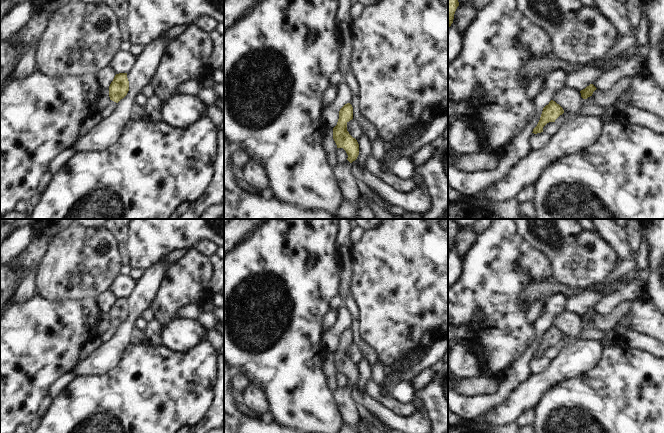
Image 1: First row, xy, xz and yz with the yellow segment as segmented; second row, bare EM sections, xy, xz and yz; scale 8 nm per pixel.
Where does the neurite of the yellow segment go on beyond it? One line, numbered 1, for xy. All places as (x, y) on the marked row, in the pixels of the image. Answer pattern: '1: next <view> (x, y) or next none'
1: next none

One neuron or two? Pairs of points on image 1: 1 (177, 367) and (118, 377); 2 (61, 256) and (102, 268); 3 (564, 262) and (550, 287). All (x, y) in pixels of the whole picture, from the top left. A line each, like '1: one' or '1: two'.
1: one
2: one
3: two

